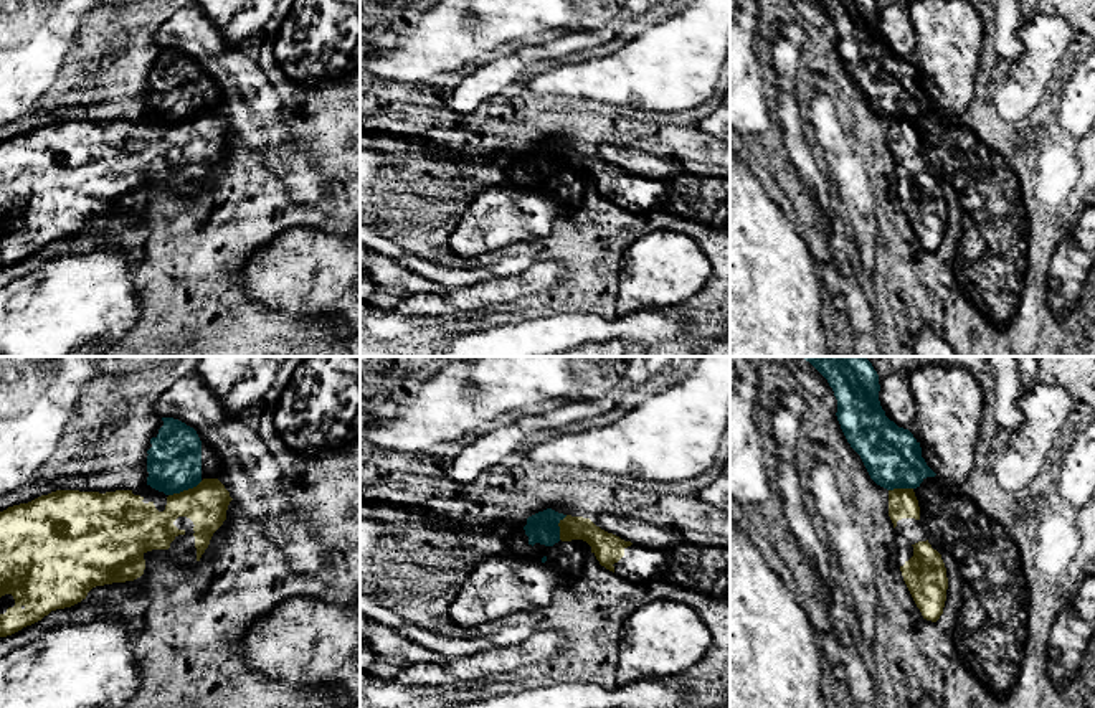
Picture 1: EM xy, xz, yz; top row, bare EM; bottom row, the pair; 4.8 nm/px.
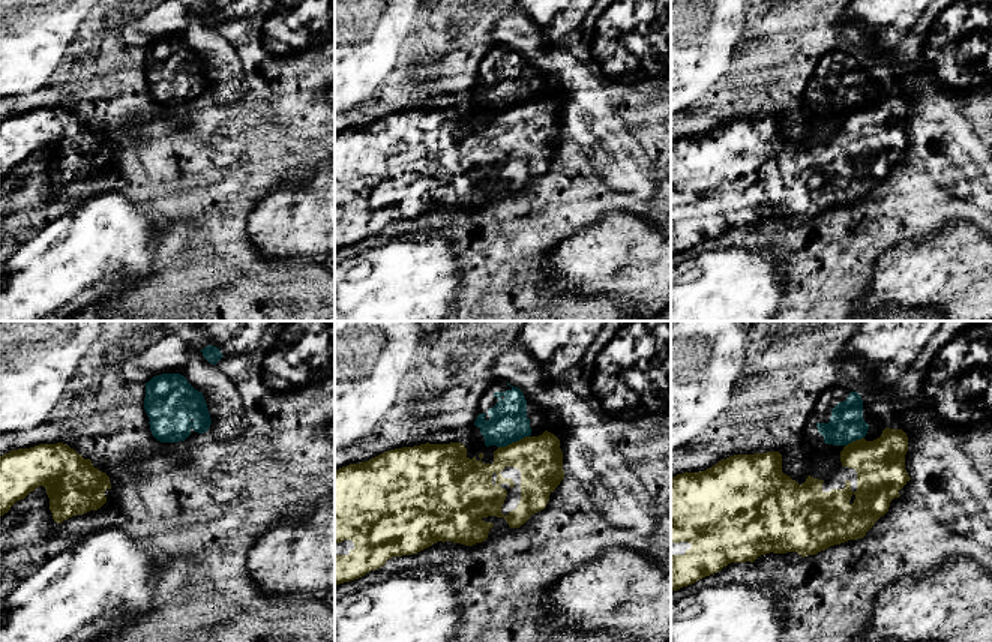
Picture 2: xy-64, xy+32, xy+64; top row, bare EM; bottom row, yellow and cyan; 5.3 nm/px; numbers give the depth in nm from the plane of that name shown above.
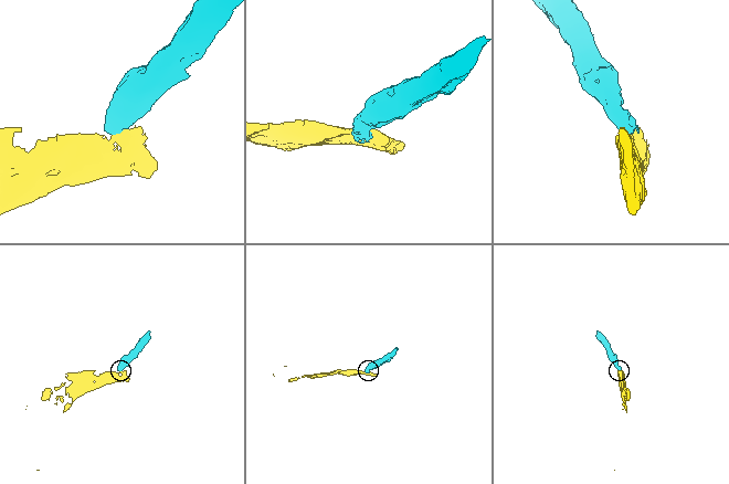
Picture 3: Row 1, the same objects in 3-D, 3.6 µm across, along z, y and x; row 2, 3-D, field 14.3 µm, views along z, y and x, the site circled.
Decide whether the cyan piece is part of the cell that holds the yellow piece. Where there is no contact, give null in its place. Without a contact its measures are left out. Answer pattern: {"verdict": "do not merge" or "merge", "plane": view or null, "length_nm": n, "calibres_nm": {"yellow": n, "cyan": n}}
{"verdict": "do not merge", "plane": "xy", "length_nm": 180, "calibres_nm": {"yellow": 200, "cyan": 260}}

